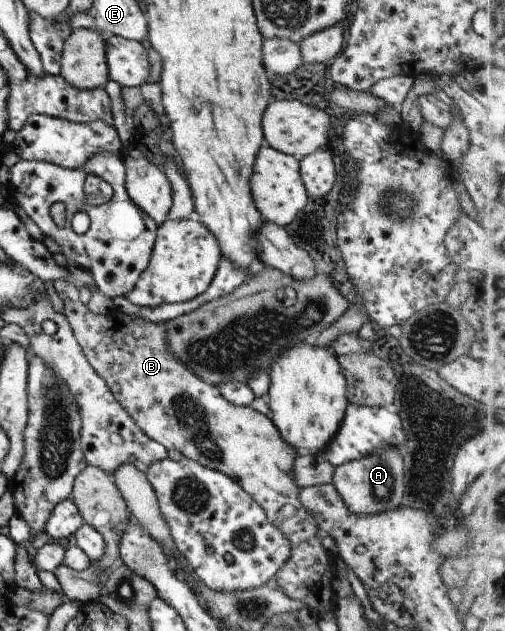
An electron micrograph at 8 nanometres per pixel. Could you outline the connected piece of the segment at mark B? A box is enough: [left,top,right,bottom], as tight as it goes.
[52,279,338,614]

